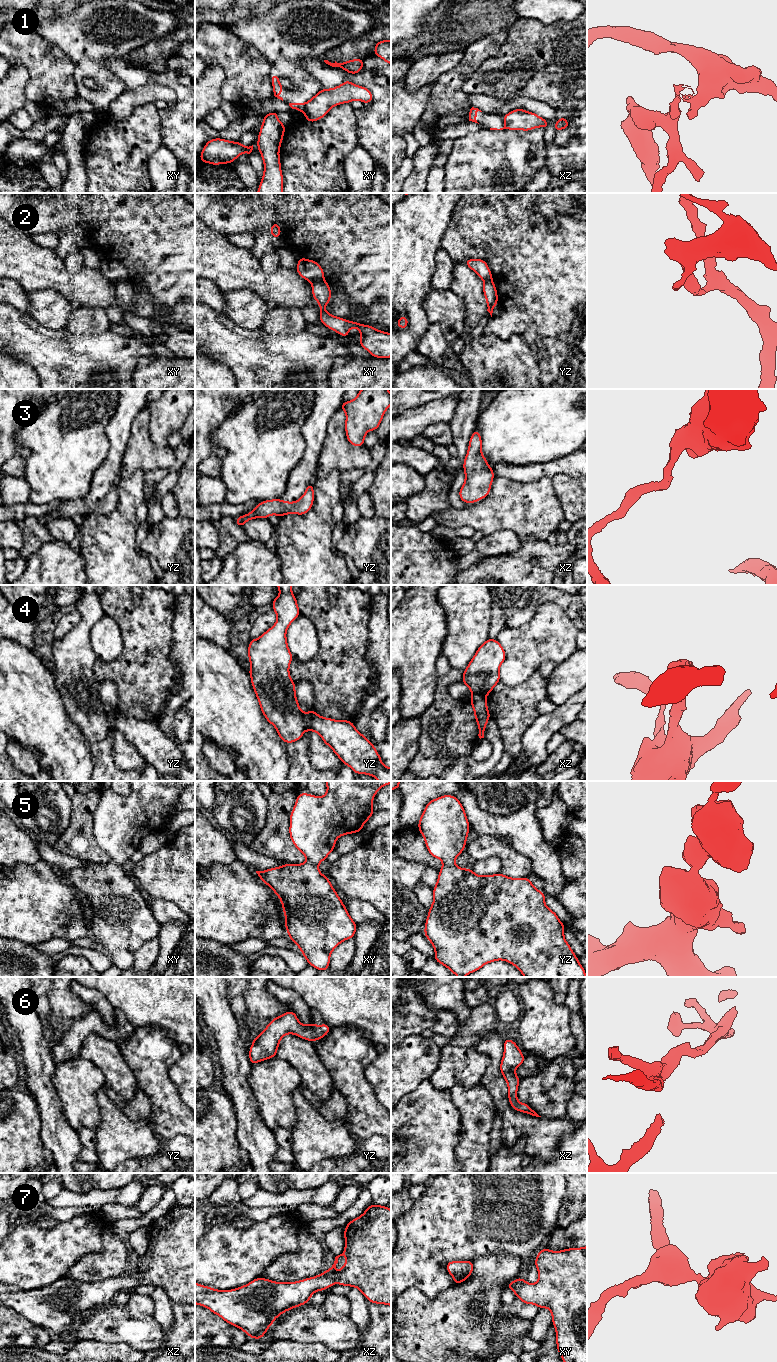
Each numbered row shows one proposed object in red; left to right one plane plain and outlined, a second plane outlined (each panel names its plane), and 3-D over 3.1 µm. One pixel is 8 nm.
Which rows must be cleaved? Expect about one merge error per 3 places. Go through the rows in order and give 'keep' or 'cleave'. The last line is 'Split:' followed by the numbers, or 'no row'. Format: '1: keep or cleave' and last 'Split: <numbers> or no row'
1: cleave
2: cleave
3: keep
4: cleave
5: keep
6: keep
7: keep
Split: 1, 2, 4

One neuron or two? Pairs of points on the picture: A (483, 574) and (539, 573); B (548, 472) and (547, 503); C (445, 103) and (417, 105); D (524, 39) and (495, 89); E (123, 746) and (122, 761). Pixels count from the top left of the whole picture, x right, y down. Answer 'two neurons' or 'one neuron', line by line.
A: one neuron
B: two neurons
C: two neurons
D: one neuron
E: one neuron

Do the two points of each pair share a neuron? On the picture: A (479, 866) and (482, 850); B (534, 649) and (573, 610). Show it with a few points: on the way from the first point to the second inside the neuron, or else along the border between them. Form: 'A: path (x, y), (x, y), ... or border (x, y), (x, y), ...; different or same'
A: border (473, 861), (496, 856), (502, 868); different
B: border (547, 602), (555, 602), (573, 621), (576, 627); different

